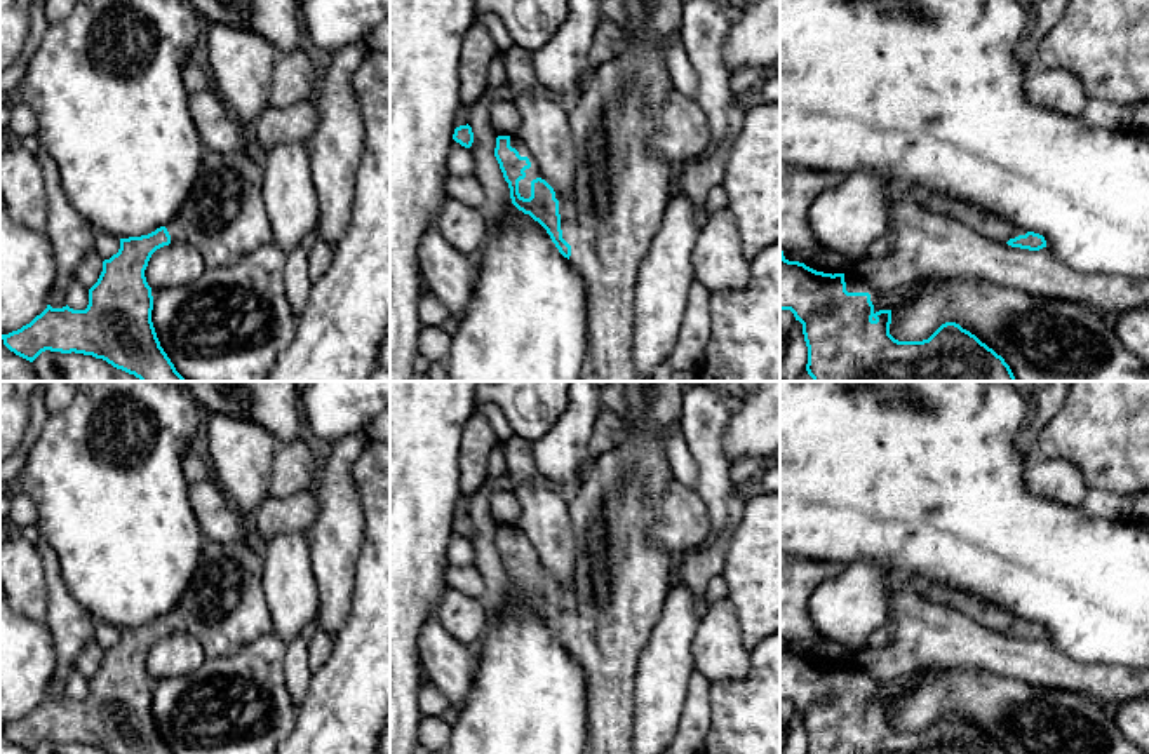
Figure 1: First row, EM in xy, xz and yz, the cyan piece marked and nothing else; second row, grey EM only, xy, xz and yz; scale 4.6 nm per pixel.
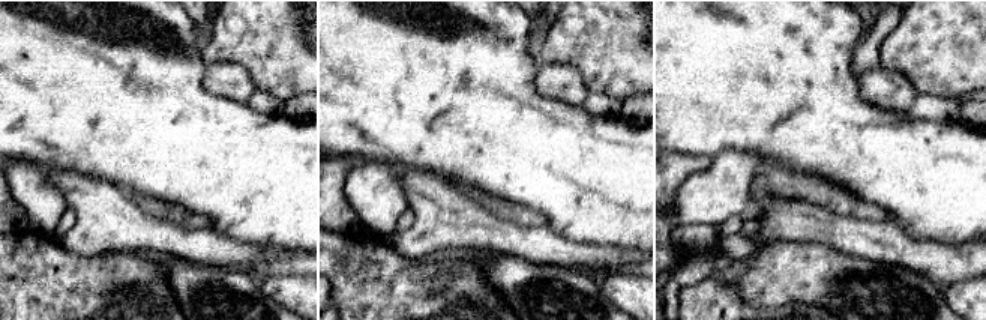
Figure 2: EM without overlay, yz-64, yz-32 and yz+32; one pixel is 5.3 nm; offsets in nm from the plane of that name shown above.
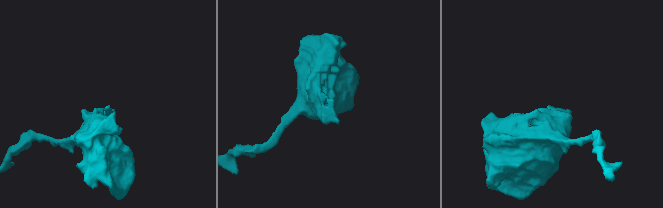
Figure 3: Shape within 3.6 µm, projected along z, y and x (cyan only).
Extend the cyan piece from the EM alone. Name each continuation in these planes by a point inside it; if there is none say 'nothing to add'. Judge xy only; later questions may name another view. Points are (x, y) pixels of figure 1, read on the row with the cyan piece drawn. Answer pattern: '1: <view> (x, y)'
1: xy (223, 216)

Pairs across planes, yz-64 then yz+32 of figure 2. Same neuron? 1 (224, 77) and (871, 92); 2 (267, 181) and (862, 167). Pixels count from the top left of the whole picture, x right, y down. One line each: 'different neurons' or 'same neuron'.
1: same neuron
2: same neuron

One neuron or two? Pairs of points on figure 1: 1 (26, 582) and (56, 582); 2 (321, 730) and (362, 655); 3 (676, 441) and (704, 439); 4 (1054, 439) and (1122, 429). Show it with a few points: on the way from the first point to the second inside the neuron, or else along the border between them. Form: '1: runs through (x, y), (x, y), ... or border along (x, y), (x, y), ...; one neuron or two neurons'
1: border along (37, 545), (46, 582), (46, 620); two neurons
2: runs through (340, 711), (362, 683), (362, 674); one neuron
3: border along (679, 425), (679, 432), (697, 467), (695, 481); two neurons
4: runs through (1071, 434), (1104, 429); one neuron

